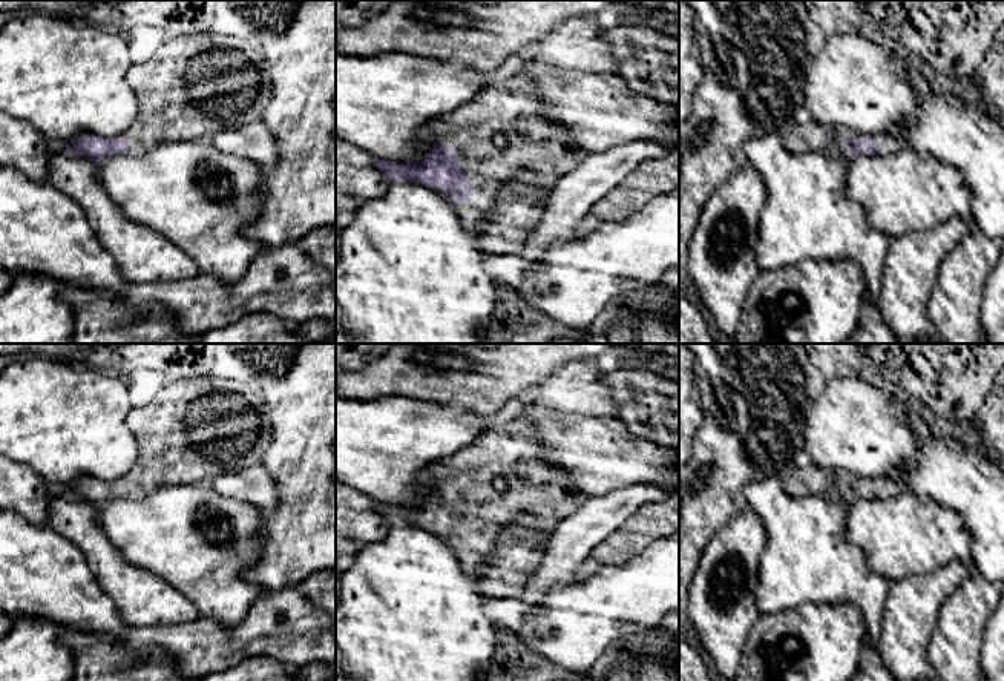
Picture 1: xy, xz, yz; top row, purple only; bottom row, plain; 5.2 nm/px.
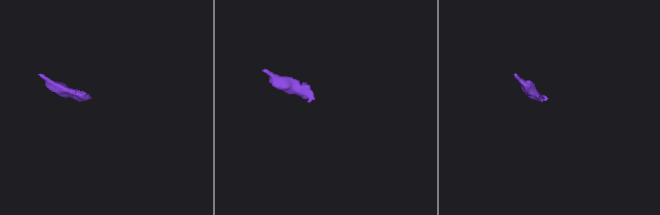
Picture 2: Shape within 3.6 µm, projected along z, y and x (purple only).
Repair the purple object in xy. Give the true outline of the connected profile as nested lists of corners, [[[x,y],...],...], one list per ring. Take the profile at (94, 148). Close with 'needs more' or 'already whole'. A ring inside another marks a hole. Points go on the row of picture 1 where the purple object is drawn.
[[[84,135],[67,146],[67,152],[98,163],[104,158],[126,153],[127,150],[129,146],[124,138],[106,140],[97,135]]]; already whole

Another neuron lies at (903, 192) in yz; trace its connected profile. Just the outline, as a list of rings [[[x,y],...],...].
[[[909,146],[883,156],[849,155],[845,192],[861,206],[869,224],[889,238],[927,230],[953,218],[973,219],[972,192],[964,175],[930,153],[918,153]]]

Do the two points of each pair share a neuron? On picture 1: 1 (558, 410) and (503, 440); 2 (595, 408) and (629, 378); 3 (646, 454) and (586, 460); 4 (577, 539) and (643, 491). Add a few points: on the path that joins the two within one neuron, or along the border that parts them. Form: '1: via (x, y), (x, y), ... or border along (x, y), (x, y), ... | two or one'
1: border along (511, 416), (526, 416), (534, 424), (538, 457) | two
2: border along (603, 375), (624, 427) | two
3: via (630, 459), (601, 459) | one
4: via (593, 522), (601, 514), (626, 502) | one

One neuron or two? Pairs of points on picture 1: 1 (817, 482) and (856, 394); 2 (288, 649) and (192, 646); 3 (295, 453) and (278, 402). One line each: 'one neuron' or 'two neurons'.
1: two neurons
2: one neuron
3: one neuron

